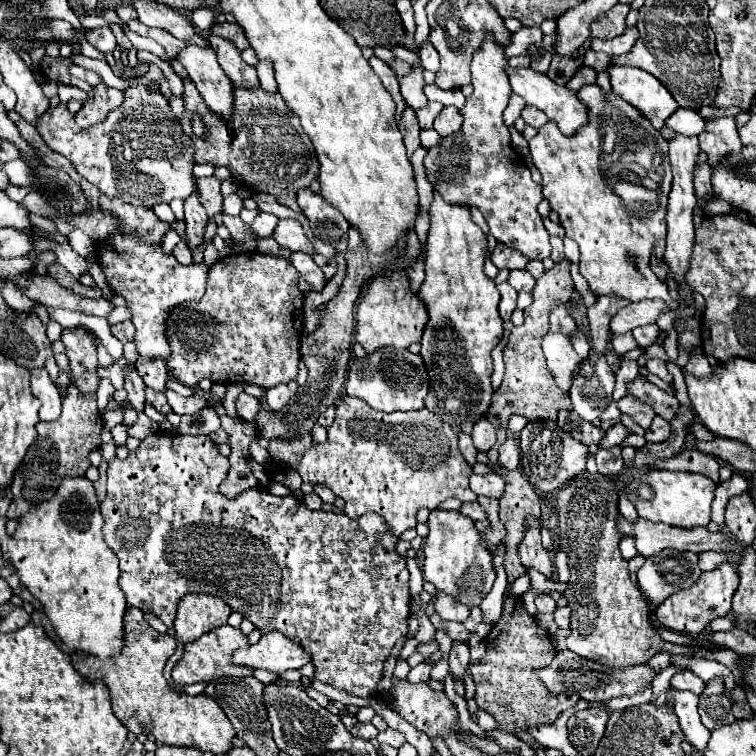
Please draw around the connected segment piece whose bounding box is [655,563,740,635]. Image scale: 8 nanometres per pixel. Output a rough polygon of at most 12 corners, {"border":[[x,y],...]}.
{"border":[[730,563],[656,609],[666,629],[698,635],[732,609]]}

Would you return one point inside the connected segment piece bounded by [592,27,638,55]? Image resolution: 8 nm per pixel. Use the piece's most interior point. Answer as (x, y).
(623, 44)

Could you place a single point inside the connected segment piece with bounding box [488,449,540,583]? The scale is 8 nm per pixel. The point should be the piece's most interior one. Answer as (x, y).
(519, 503)

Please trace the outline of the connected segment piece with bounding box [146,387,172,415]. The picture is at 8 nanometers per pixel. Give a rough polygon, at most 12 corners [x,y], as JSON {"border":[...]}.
{"border":[[146,387],[146,401],[156,411],[168,415],[172,411],[162,391]]}

